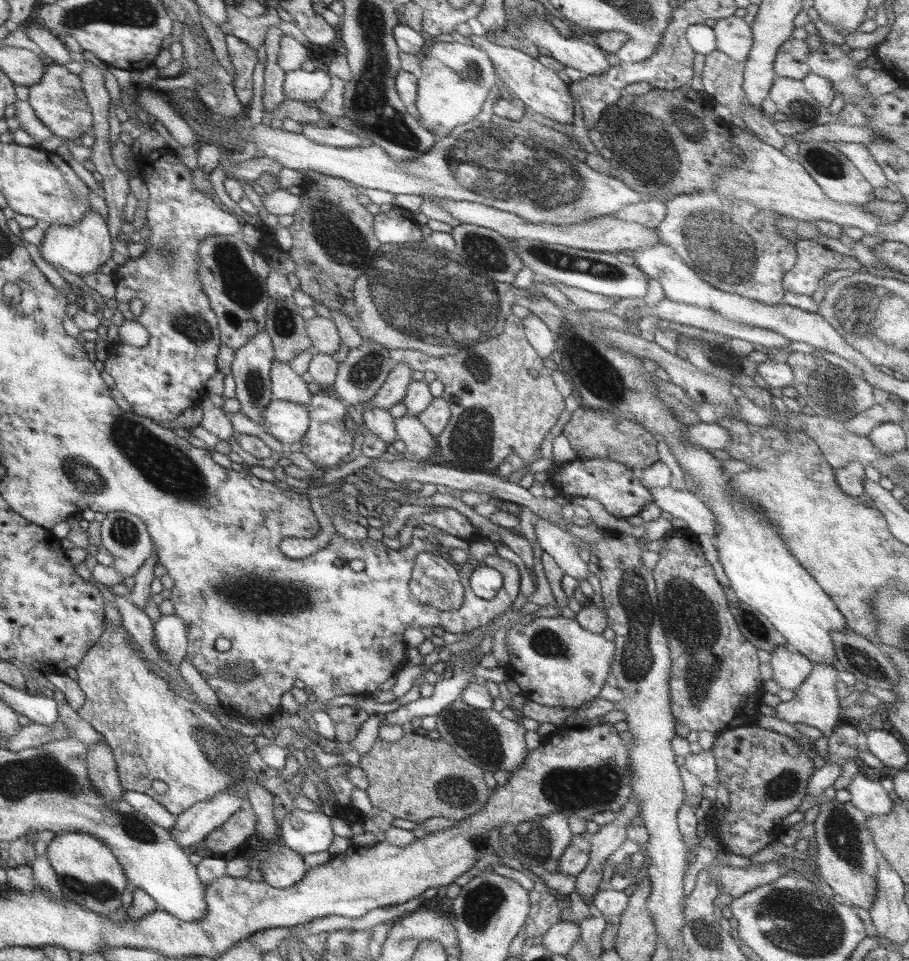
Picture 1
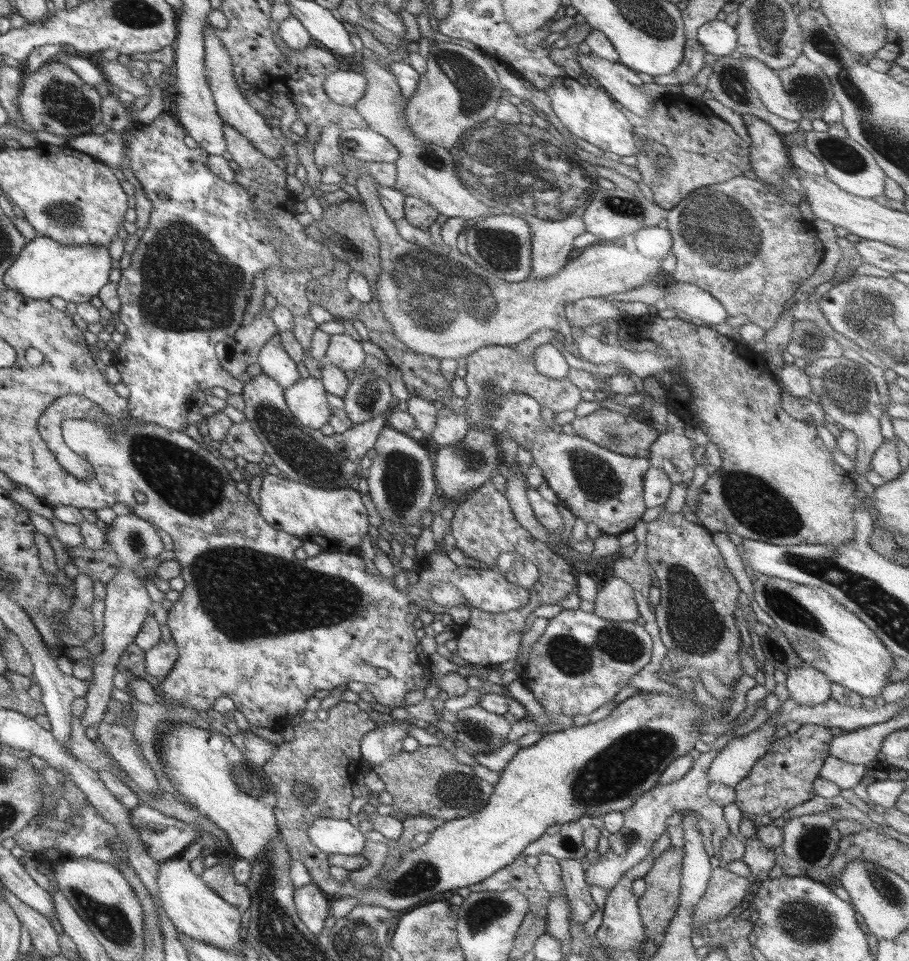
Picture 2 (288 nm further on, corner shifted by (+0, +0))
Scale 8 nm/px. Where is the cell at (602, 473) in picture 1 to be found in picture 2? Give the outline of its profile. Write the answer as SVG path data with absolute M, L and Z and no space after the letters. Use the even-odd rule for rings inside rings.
M511 394L501 398L495 410L491 410L489 422L497 436L507 436L531 452L535 466L543 472L545 484L559 498L559 504L573 516L583 522L593 522L605 536L633 530L635 522L641 520L647 508L643 502L643 474L649 470L647 458L615 454L605 446L599 448L575 434L567 436L557 428L545 428L541 406L533 398L525 396Z

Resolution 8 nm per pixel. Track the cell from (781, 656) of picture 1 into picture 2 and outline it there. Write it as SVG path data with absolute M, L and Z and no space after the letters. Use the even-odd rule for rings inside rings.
M801 664L791 666L785 676L785 690L789 694L789 700L793 700L795 704L817 706L829 700L831 682L821 670Z

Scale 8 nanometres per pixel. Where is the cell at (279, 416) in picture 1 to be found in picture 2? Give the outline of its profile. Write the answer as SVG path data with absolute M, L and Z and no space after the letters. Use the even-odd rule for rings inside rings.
M305 378L295 382L289 388L283 388L285 406L295 418L297 424L307 426L311 430L319 430L323 424L329 422L329 406L325 402L325 388L321 380Z

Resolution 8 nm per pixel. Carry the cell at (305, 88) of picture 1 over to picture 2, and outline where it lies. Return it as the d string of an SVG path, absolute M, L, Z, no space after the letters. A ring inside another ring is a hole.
M333 70L333 74L325 76L321 90L325 92L325 96L337 104L337 106L349 106L353 108L357 104L357 100L361 100L363 90L365 90L365 78L361 78L361 74L355 72L347 72L343 70Z

